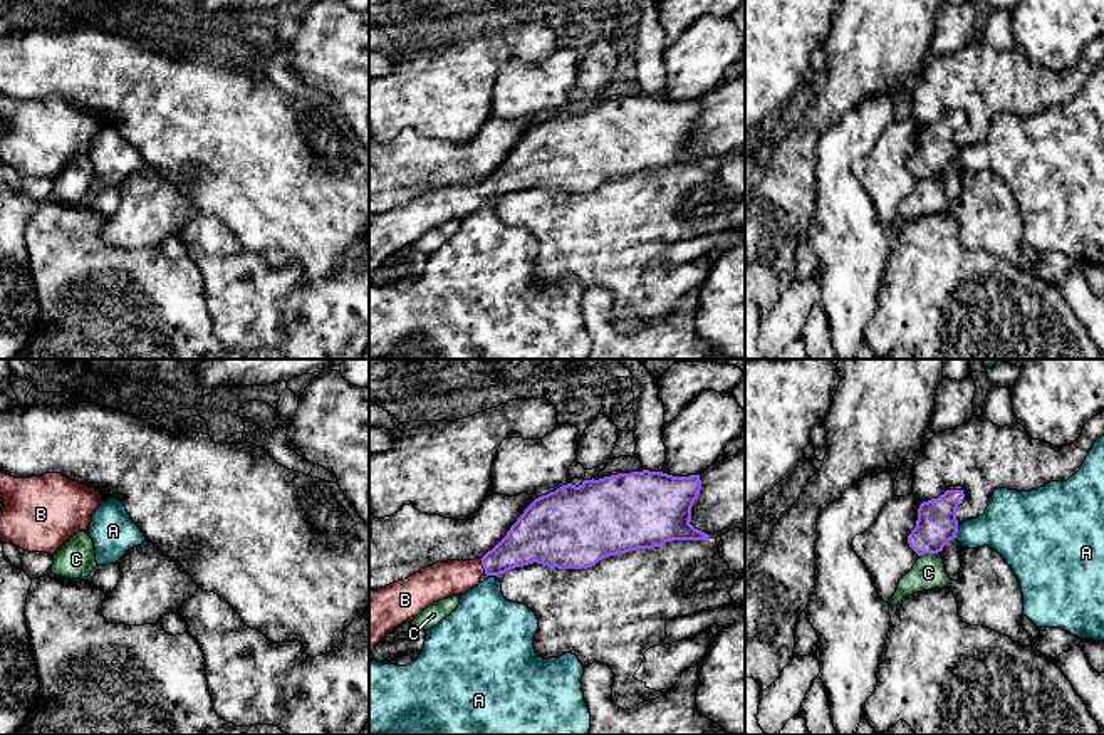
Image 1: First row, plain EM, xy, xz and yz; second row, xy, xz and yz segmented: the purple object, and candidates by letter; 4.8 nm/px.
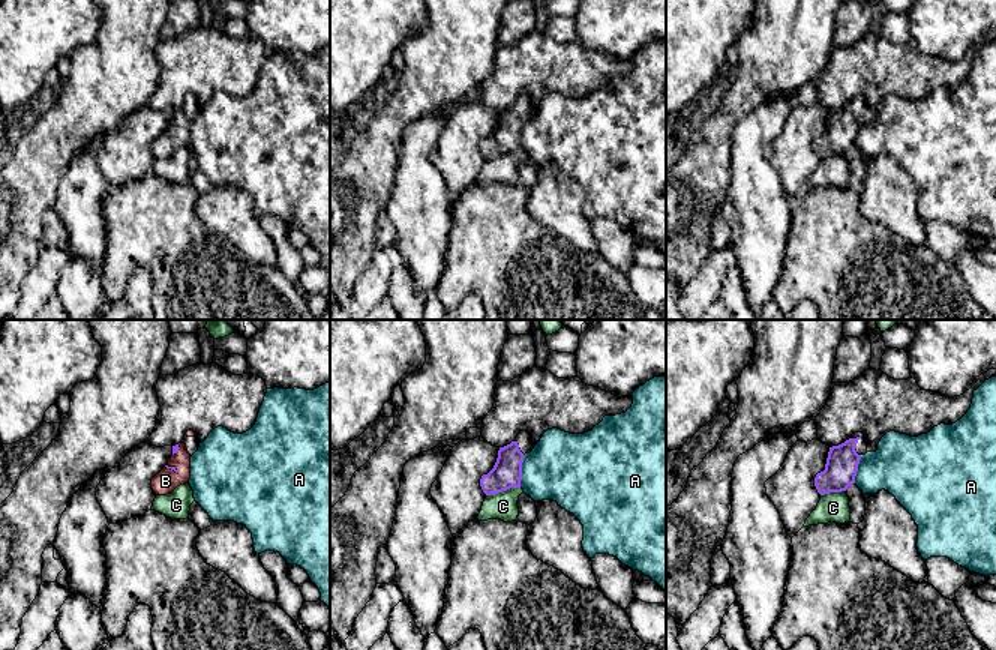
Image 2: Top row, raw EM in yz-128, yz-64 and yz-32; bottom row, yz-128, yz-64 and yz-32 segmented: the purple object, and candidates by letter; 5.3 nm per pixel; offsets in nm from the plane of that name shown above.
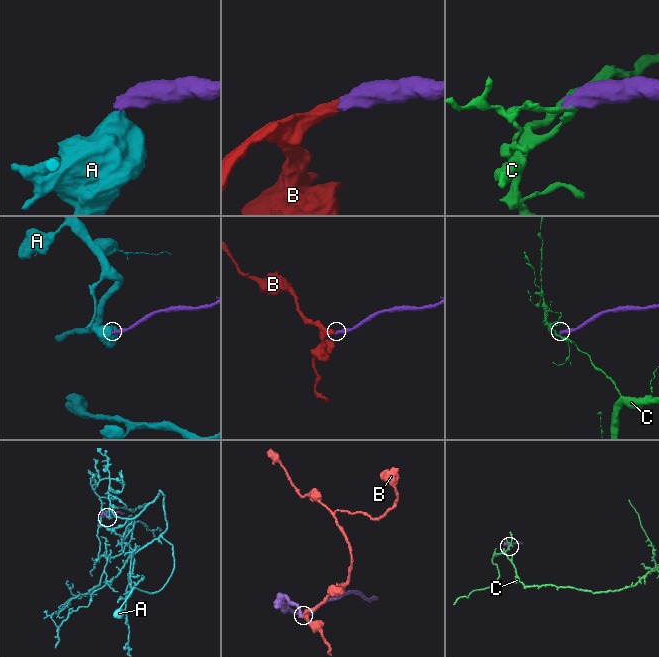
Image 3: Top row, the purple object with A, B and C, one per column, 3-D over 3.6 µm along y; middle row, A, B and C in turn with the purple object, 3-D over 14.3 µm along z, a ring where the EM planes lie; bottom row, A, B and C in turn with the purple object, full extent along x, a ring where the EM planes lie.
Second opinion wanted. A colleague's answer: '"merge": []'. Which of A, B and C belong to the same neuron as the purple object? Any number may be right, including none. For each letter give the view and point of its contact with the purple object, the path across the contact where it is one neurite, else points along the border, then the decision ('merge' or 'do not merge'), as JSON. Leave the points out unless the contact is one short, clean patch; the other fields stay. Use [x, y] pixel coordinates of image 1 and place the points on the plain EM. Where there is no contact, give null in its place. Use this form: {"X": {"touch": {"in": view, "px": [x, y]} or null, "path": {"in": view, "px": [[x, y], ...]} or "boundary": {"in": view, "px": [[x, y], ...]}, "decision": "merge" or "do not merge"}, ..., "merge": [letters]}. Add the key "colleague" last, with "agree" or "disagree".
{"A": {"touch": {"in": "yz", "px": [957, 156]}, "boundary": {"in": "yz", "px": [[958, 150], [955, 161]]}, "decision": "do not merge"}, "B": {"touch": {"in": "xz", "px": [482, 188]}, "path": {"in": "xz", "px": [[527, 165], [492, 188], [482, 188], [462, 200], [443, 203]]}, "decision": "merge"}, "C": {"touch": {"in": "yz", "px": [928, 177]}, "boundary": {"in": "yz", "px": [[938, 175], [918, 180]]}, "decision": "do not merge"}, "merge": ["B"], "colleague": "disagree"}

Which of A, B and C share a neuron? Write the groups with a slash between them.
A / B / C

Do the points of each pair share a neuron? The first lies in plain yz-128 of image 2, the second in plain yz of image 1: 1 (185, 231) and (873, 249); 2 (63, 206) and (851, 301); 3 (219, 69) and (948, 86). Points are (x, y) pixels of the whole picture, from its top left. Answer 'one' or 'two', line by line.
1: two
2: one
3: one

